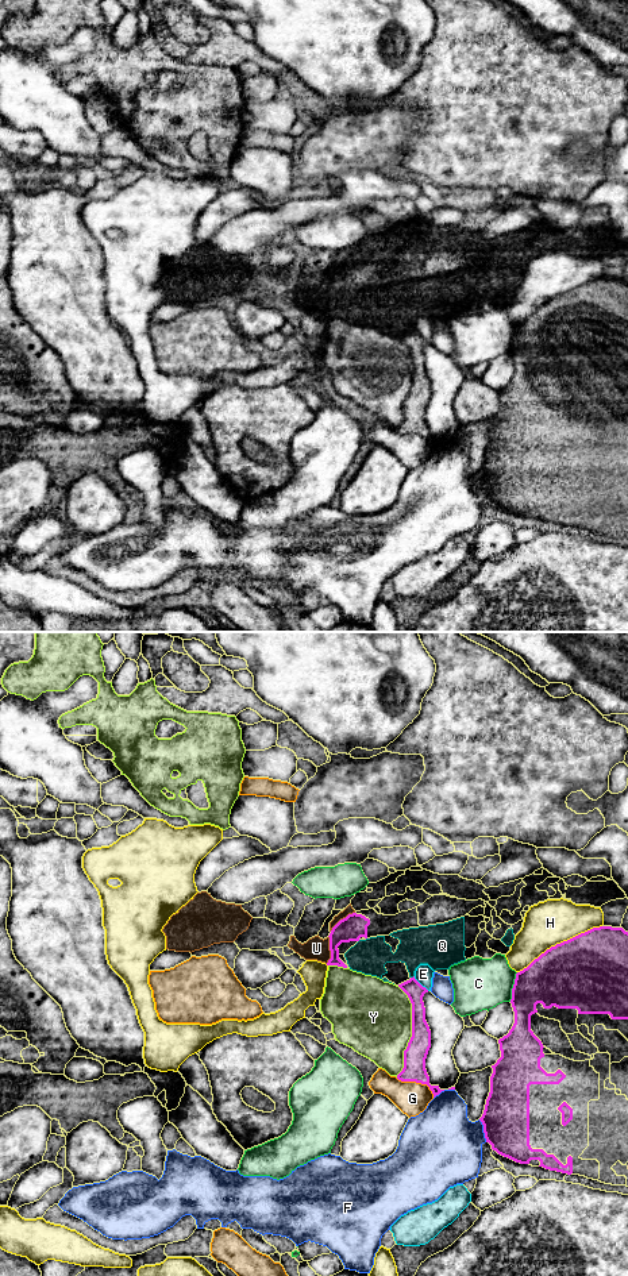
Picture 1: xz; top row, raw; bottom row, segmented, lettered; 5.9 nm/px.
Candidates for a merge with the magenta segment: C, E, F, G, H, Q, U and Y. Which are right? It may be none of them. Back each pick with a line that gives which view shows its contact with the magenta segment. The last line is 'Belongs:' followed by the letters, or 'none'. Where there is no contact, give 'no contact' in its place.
Belongs: none

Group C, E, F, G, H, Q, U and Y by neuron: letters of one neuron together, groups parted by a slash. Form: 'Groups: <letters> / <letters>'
Groups: C / E / F / G / H / Q U / Y

